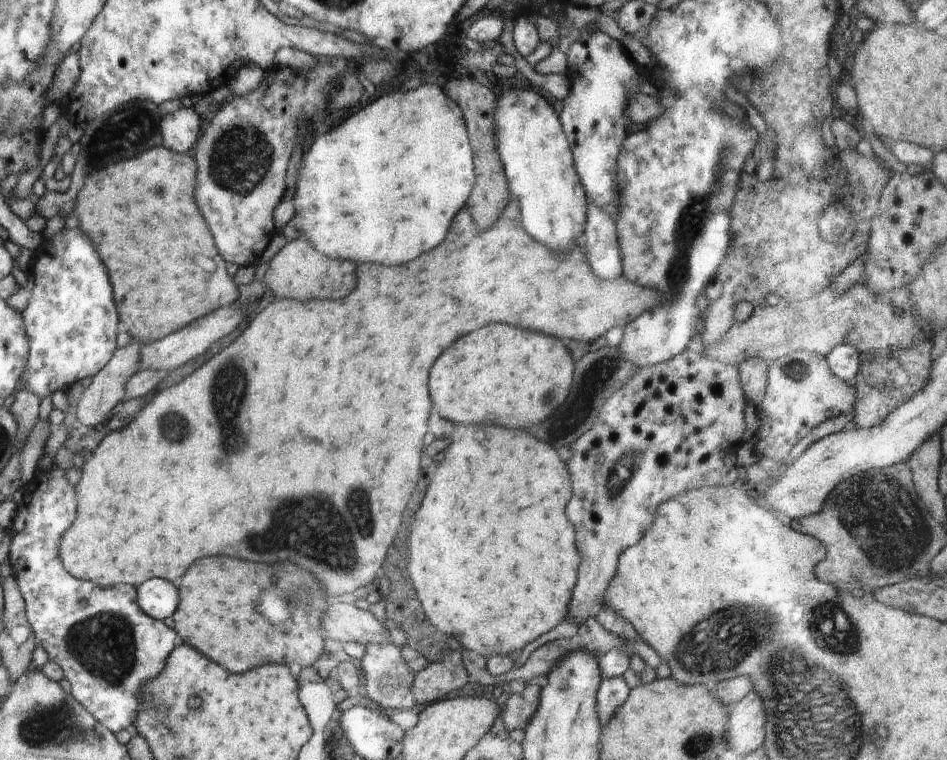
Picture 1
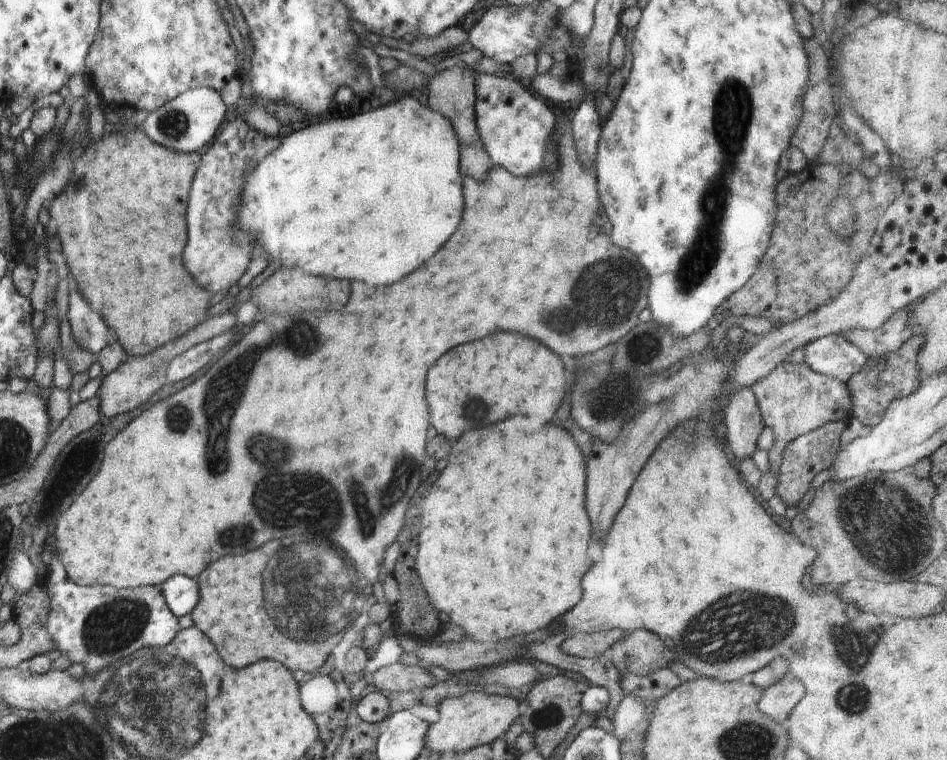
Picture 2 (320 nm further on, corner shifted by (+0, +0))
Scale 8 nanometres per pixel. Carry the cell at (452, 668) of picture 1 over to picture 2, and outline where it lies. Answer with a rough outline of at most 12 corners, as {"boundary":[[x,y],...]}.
{"boundary":[[423,664],[373,672],[375,690],[419,692],[438,680]]}

